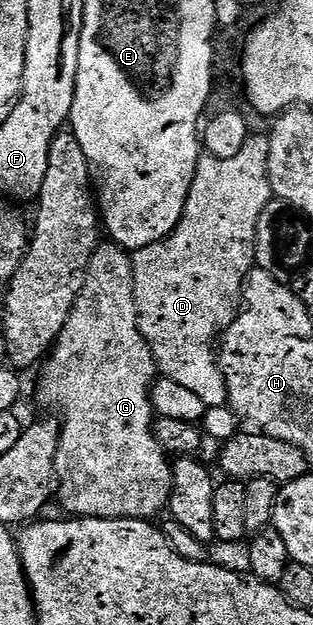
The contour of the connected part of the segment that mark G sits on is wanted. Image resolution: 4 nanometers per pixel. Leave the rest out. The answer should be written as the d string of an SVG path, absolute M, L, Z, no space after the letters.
M100 244L89 260L89 268L85 276L85 284L73 304L73 312L69 320L65 320L65 328L61 328L61 336L56 340L54 347L42 367L43 375L39 378L39 398L47 406L52 406L61 419L59 428L59 447L55 461L55 480L57 483L57 502L64 506L68 515L77 518L142 518L144 520L158 519L158 514L168 509L171 505L171 489L173 476L171 468L172 459L166 450L163 450L155 435L155 421L157 415L151 406L151 387L157 381L157 363L150 344L141 336L137 304L133 292L133 268L131 267L131 254L122 246L114 244Z

